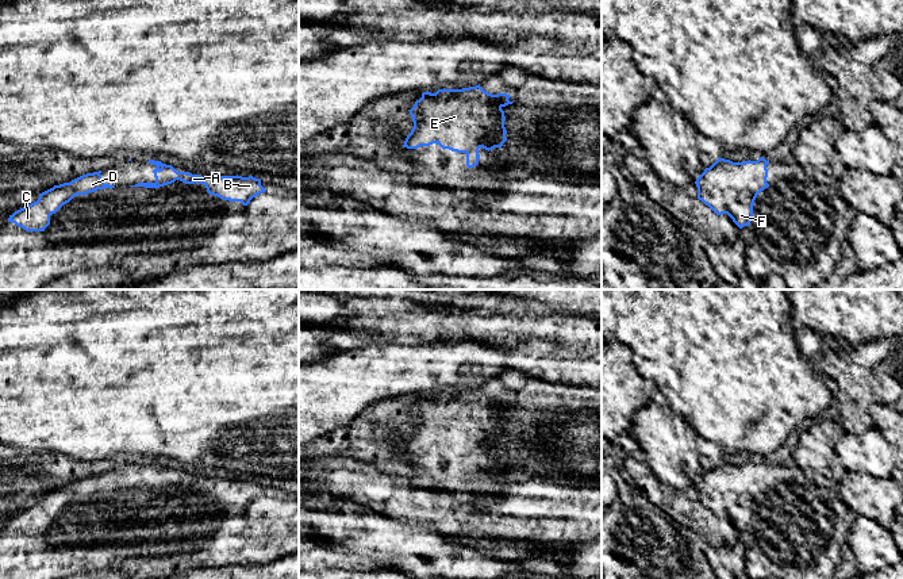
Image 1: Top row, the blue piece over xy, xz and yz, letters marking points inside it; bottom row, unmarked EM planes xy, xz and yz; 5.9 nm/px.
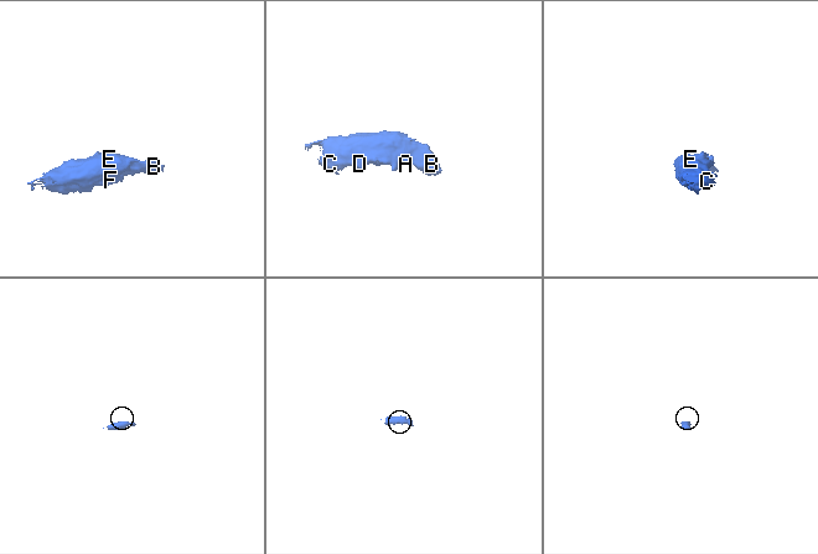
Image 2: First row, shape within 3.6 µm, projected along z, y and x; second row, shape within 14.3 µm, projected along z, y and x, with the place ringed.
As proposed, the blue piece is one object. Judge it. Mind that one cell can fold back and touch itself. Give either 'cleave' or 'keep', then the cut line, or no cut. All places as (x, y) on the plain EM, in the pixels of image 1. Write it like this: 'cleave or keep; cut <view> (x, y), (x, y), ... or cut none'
keep; cut none

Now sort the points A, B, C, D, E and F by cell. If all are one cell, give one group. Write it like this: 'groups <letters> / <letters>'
groups A B C D E F

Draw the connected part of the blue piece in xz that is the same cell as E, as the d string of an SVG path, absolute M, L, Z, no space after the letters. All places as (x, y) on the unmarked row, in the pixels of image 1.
M480 387L462 392L423 395L410 413L414 430L403 450L438 446L442 452L466 457L466 469L479 467L479 452L502 450L507 444L503 410L512 407L507 396L492 398Z

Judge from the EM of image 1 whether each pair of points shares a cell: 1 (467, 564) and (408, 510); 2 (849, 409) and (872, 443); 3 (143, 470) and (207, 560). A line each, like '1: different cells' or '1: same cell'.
1: different cells
2: different cells
3: same cell

